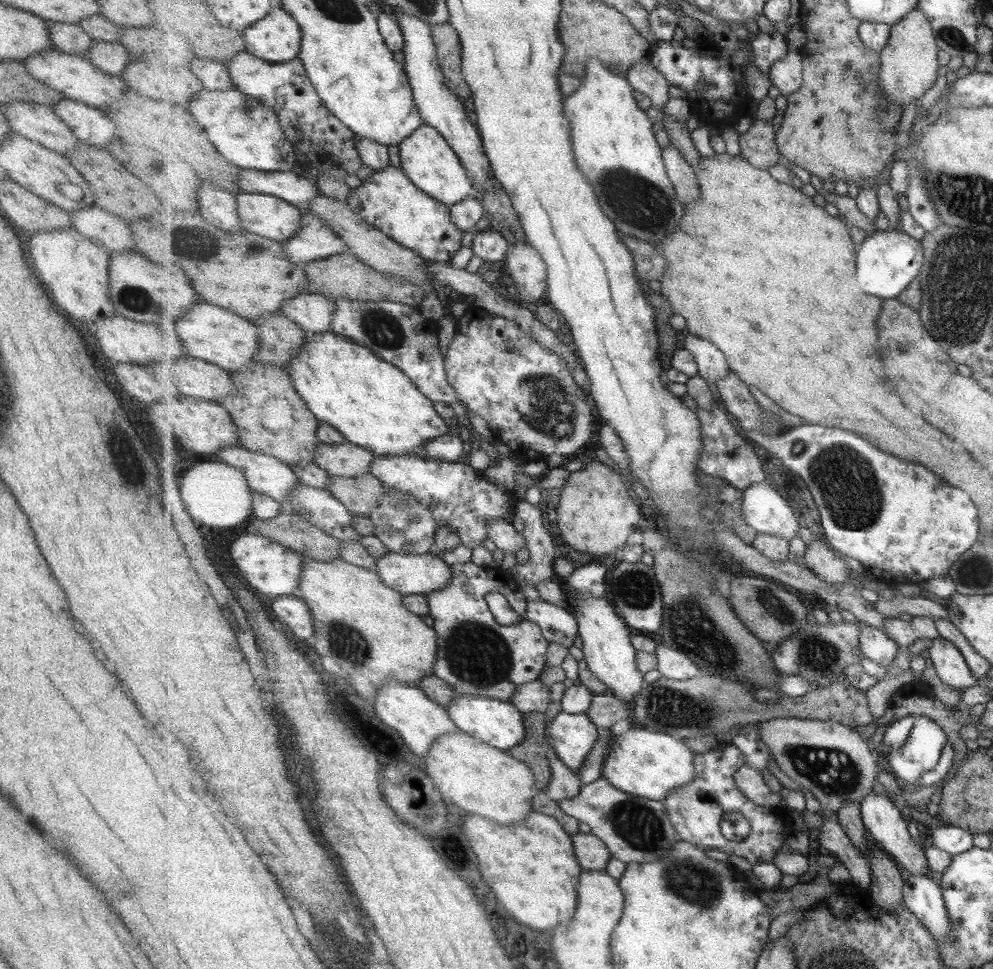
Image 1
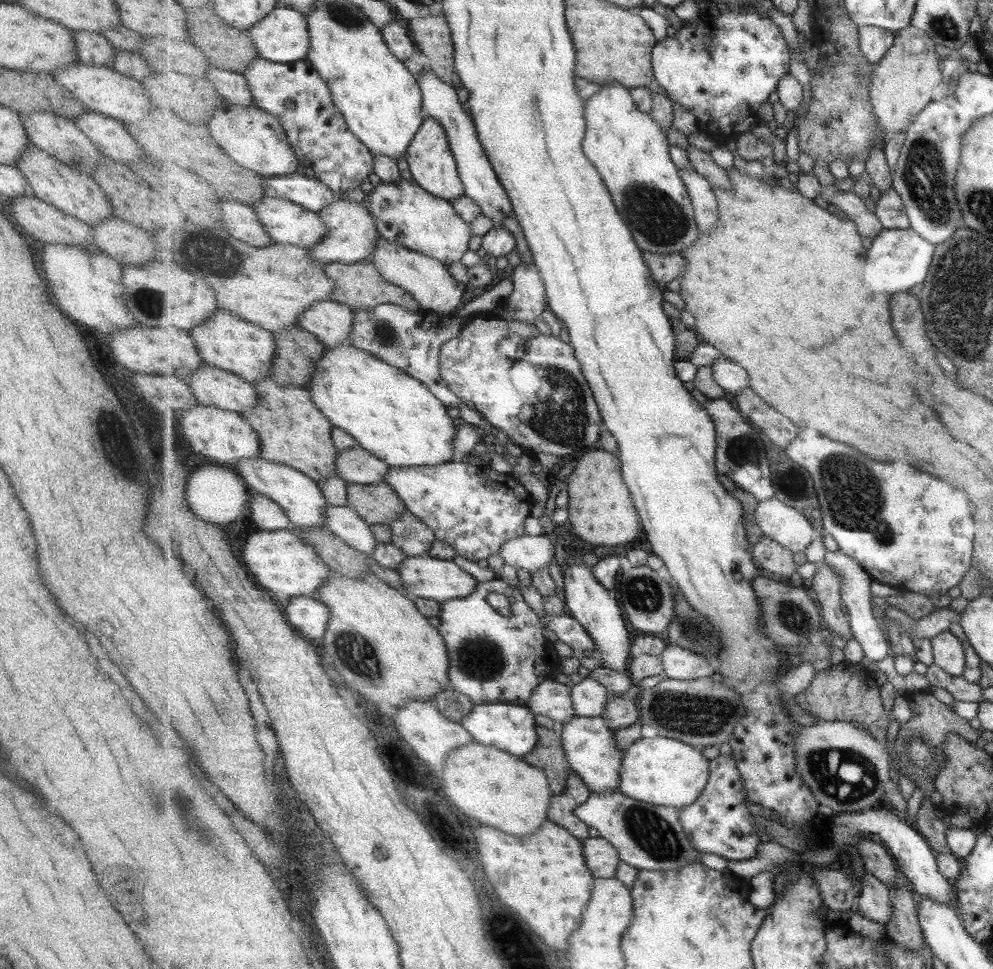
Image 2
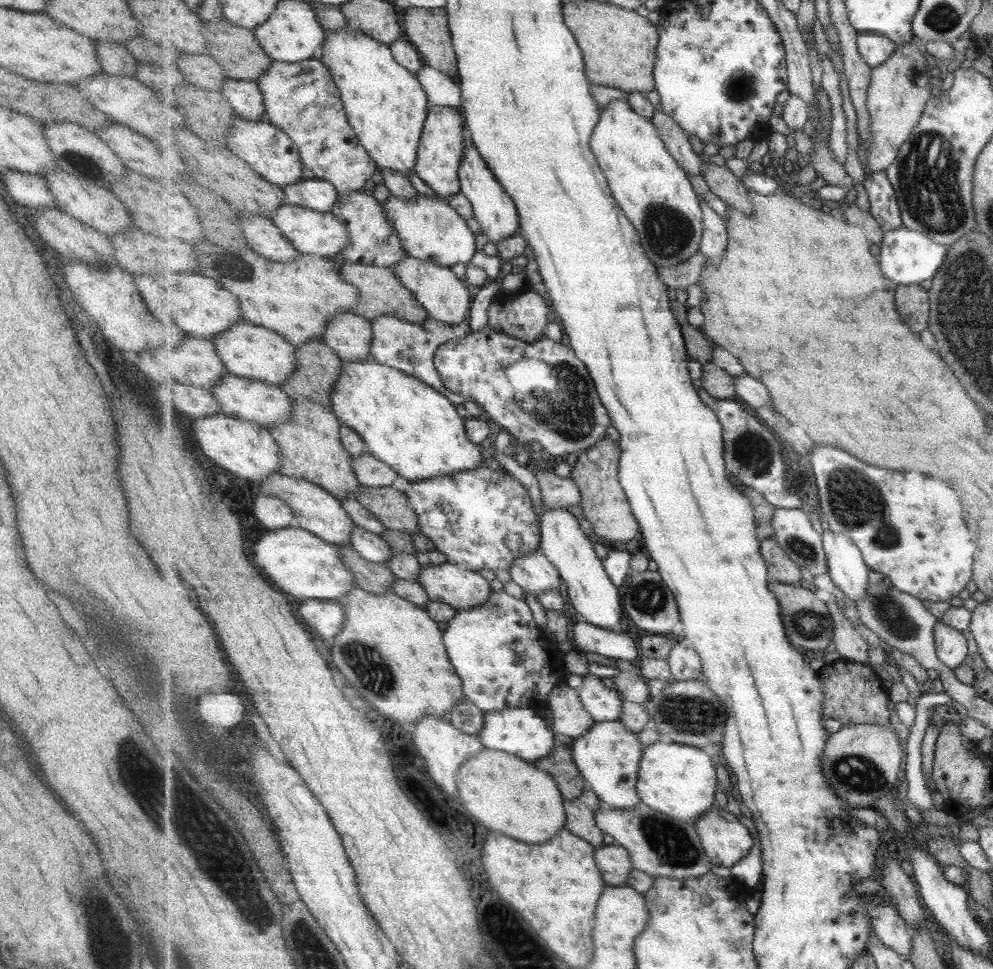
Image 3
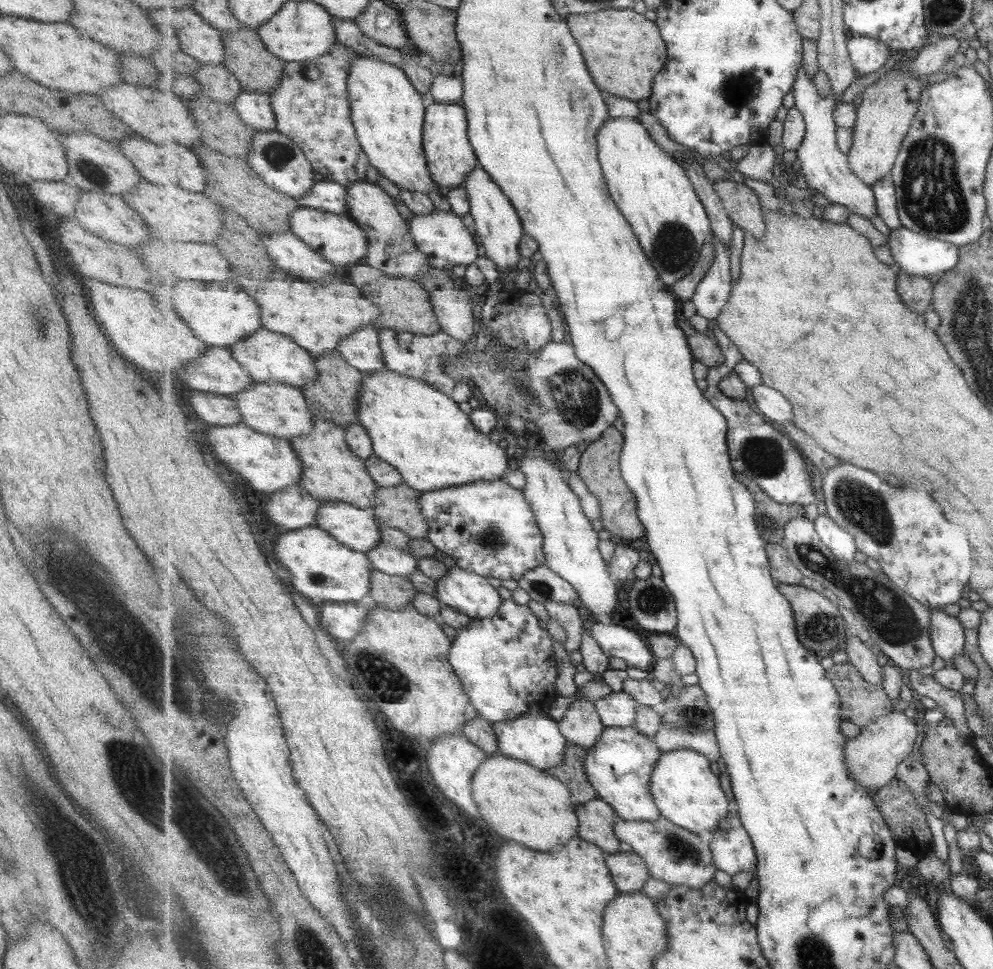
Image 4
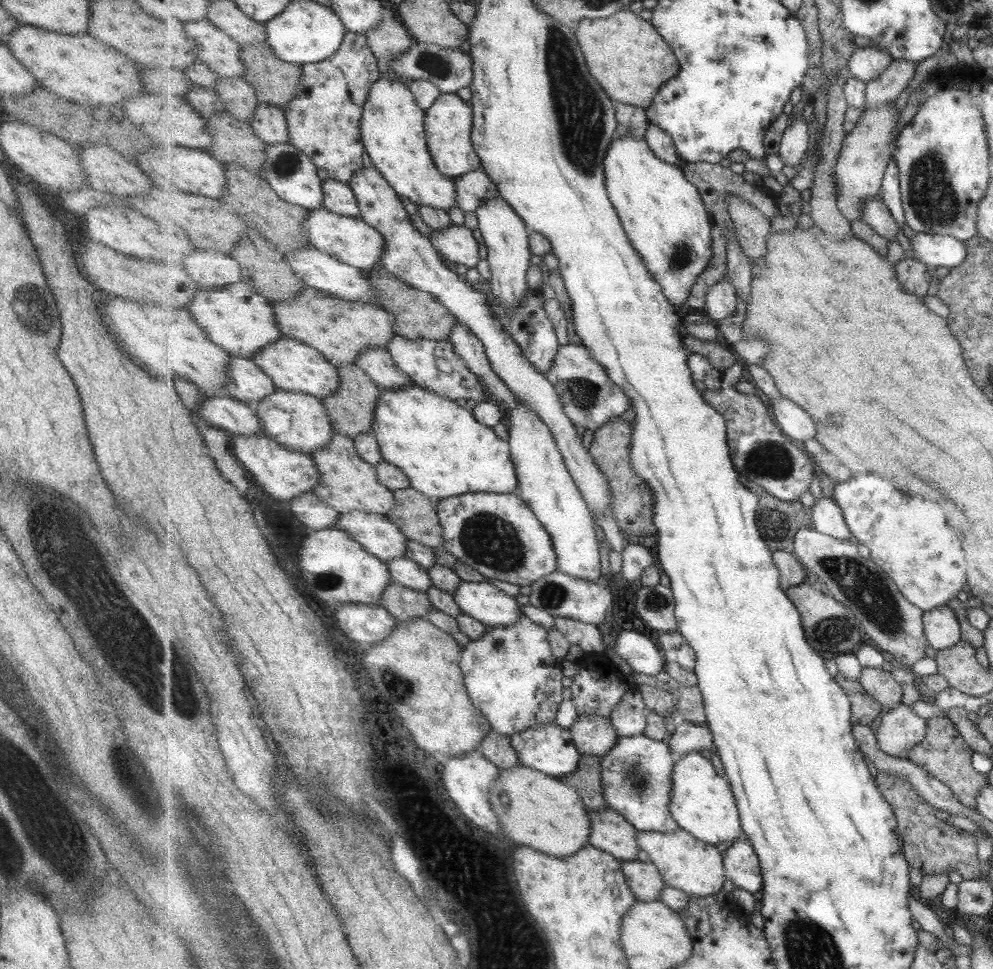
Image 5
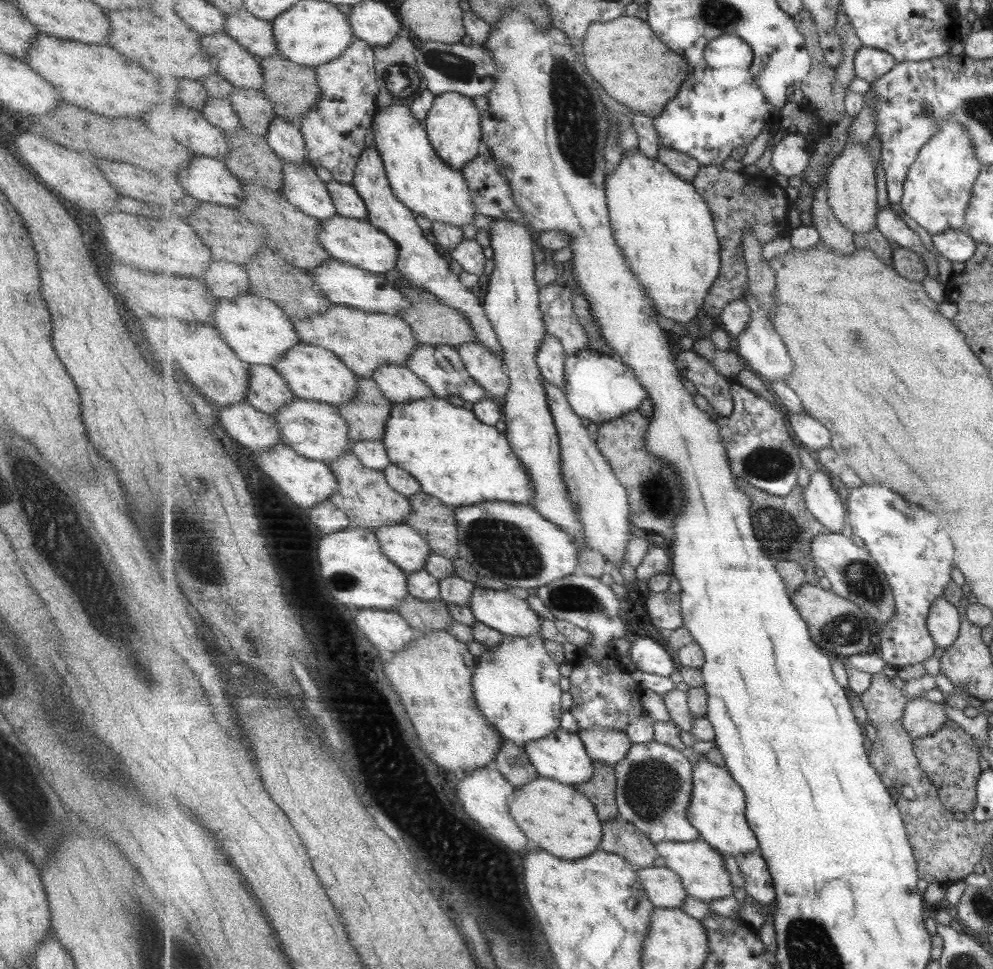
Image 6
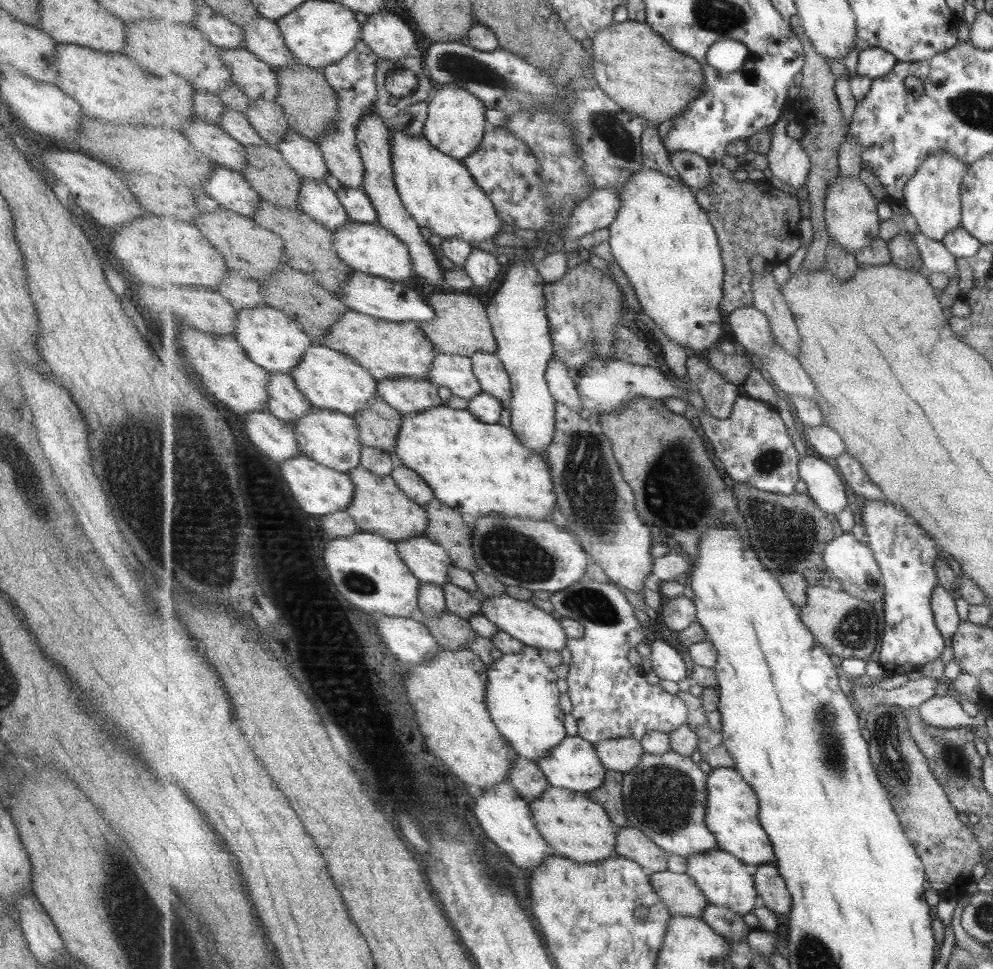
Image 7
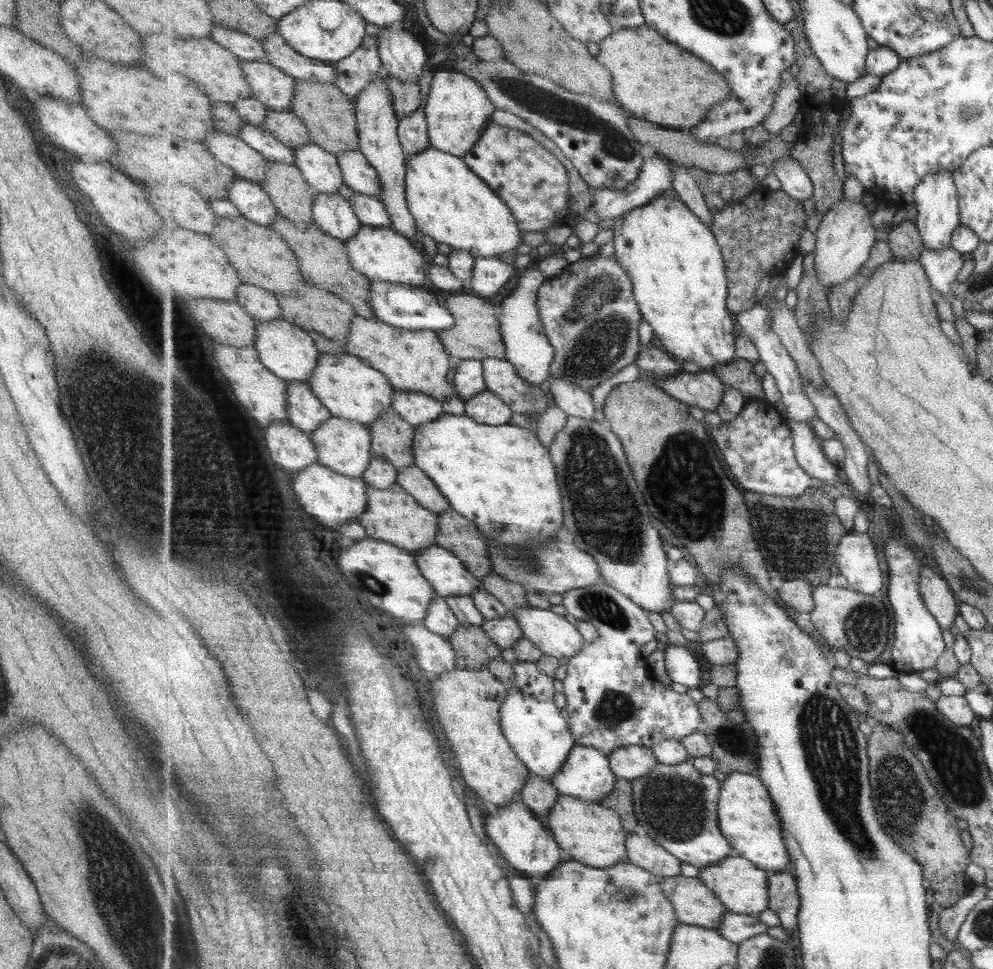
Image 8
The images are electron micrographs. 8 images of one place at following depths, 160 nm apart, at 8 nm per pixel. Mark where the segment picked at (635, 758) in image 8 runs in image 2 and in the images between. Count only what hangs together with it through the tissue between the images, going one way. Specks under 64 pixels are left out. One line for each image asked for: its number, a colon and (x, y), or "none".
2: (551, 698)
3: (571, 717)
4: (582, 725)
5: (594, 734)
6: (608, 745)
7: (623, 754)

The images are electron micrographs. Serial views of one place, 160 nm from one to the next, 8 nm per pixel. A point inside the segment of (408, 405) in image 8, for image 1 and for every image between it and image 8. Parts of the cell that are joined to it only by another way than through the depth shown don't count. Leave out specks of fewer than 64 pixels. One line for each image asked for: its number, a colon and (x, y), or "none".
1: (315, 313)
2: (332, 322)
3: (351, 335)
4: (363, 349)
5: (378, 363)
6: (399, 383)
7: (410, 395)

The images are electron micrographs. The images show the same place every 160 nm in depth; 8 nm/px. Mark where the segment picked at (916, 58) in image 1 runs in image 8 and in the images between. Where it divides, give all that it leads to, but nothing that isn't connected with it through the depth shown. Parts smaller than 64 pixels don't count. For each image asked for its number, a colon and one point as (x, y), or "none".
2: (902, 86)
3: (896, 103)
4: (886, 109)
5: (867, 151)
6: (852, 183)
7: (851, 210)
8: (845, 238)

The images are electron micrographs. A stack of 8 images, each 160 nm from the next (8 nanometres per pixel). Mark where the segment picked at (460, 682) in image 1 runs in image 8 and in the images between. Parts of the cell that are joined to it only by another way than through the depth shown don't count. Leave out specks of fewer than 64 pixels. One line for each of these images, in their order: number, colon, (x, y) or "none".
2: (495, 659)
3: (505, 660)
4: (506, 662)
5: (513, 677)
6: (516, 685)
7: (522, 695)
8: (531, 720)

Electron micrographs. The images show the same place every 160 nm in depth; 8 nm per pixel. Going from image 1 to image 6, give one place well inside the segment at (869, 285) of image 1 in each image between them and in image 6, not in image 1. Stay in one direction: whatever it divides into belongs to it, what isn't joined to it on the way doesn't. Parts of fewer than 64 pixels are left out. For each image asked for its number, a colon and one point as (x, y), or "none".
2: (897, 260)
3: (907, 257)
4: (916, 254)
5: (941, 251)
6: (956, 246)

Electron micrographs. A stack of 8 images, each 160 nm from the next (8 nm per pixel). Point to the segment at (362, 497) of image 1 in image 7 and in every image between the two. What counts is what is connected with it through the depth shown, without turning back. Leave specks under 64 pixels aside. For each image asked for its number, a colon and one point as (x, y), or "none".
2: (378, 503)
3: (391, 506)
4: (399, 506)
5: (417, 516)
6: (434, 519)
7: (447, 527)

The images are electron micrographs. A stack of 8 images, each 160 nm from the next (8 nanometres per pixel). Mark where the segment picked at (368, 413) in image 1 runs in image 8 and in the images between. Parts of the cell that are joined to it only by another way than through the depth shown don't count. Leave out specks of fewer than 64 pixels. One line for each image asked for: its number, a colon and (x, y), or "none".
2: (394, 416)
3: (415, 429)
4: (418, 429)
5: (445, 451)
6: (462, 461)
7: (476, 468)
8: (503, 478)

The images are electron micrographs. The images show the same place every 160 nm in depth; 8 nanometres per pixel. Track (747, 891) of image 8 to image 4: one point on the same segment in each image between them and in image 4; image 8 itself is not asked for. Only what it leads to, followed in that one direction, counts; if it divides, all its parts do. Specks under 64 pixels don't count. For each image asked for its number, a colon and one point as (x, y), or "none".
4: (674, 854)
5: (696, 867)
6: (701, 867)
7: (722, 876)

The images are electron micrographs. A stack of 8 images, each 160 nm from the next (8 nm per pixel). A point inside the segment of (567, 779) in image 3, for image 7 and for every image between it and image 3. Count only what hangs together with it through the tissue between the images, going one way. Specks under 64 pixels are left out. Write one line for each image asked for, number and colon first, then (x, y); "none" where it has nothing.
4: (572, 771)
5: (587, 780)
6: (601, 789)
7: (610, 795)

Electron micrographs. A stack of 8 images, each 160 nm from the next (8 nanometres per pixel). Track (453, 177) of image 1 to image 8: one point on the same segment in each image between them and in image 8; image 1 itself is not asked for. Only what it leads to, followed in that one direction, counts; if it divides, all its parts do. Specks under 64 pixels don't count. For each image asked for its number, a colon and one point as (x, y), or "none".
2: (432, 162)
3: (442, 151)
4: (451, 157)
5: (450, 121)
6: (454, 124)
7: (456, 125)
8: (459, 110)

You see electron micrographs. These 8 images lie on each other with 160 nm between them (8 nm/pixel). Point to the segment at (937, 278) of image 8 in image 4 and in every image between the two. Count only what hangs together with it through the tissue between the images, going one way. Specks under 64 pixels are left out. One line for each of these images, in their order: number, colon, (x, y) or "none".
4: (826, 169)
5: (877, 214)
6: (890, 225)
7: (937, 258)

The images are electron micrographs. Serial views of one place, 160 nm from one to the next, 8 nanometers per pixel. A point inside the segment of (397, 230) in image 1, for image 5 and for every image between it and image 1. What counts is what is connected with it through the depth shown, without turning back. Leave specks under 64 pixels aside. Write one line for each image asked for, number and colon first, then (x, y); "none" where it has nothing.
2: (405, 213)
3: (431, 229)
4: (442, 235)
5: (457, 244)

